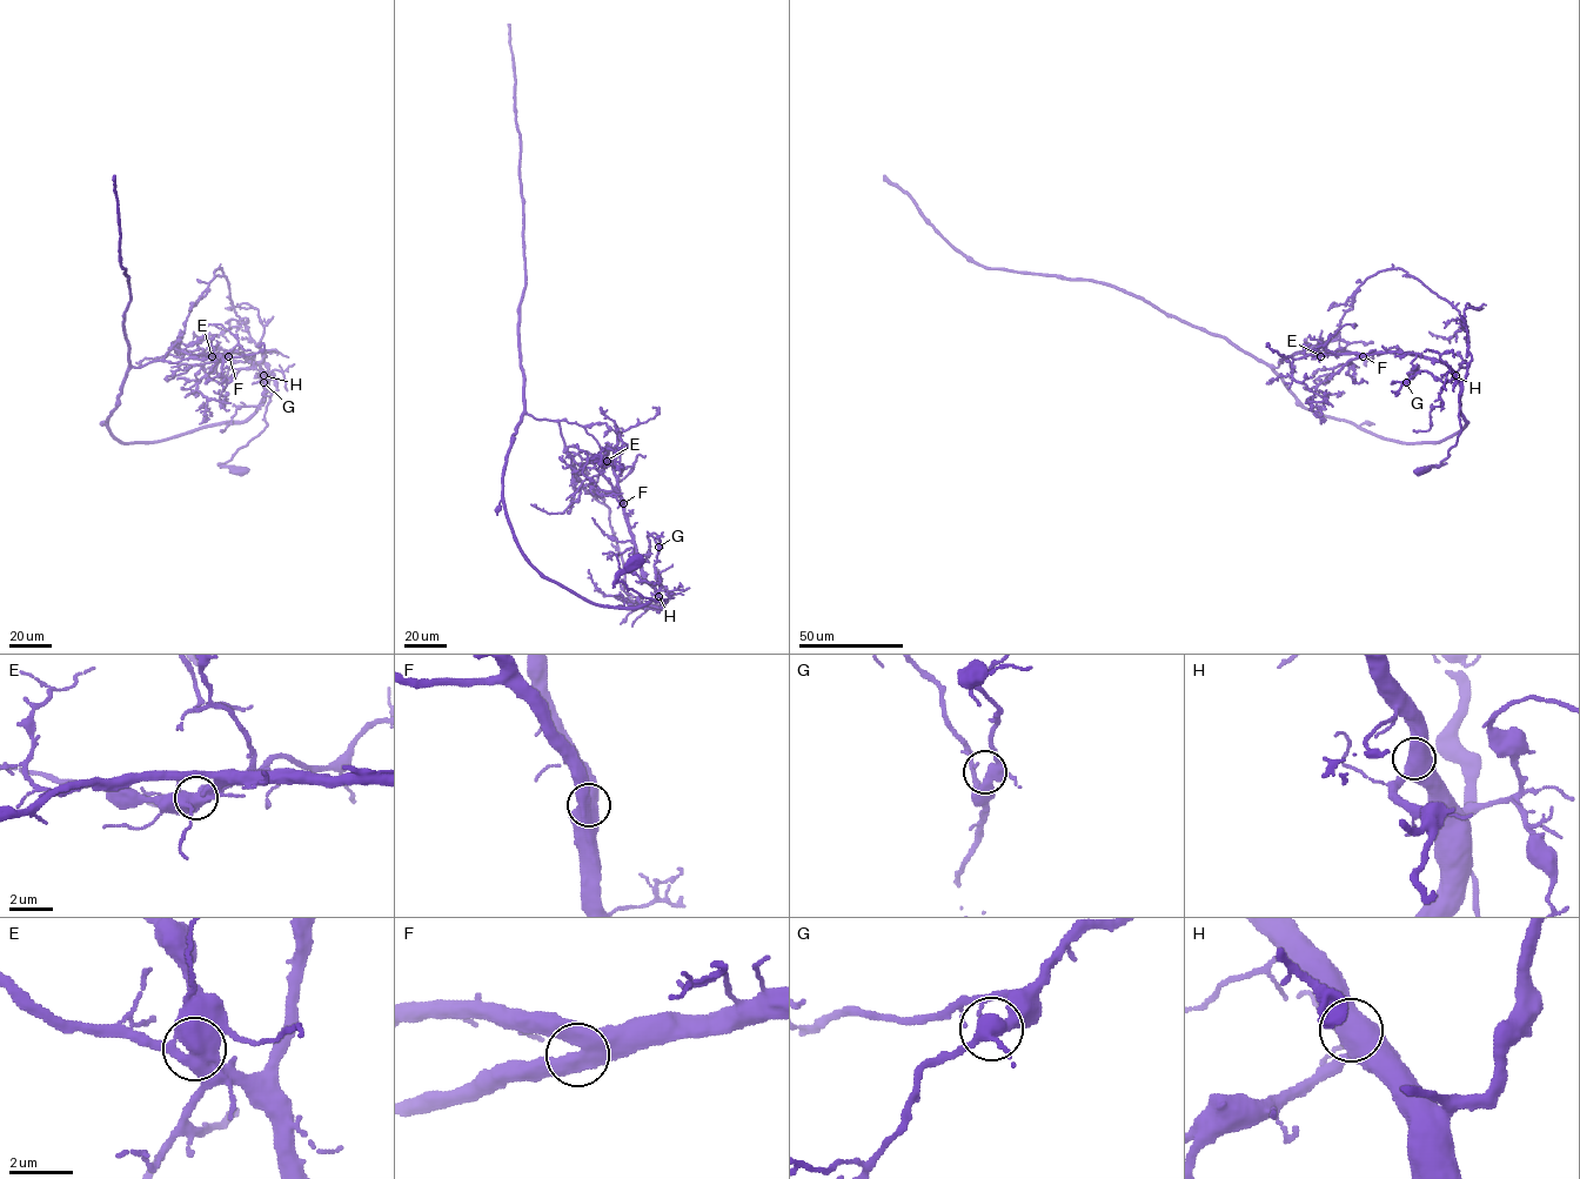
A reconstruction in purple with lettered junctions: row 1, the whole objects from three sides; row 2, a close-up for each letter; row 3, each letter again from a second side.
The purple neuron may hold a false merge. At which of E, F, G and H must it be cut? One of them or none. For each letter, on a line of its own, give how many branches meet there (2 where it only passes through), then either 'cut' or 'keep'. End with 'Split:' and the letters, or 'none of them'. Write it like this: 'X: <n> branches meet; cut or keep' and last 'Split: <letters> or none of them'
E: 3 branches meet; keep
F: 3 branches meet; keep
G: 3 branches meet; keep
H: 3 branches meet; keep
Split: none of them

